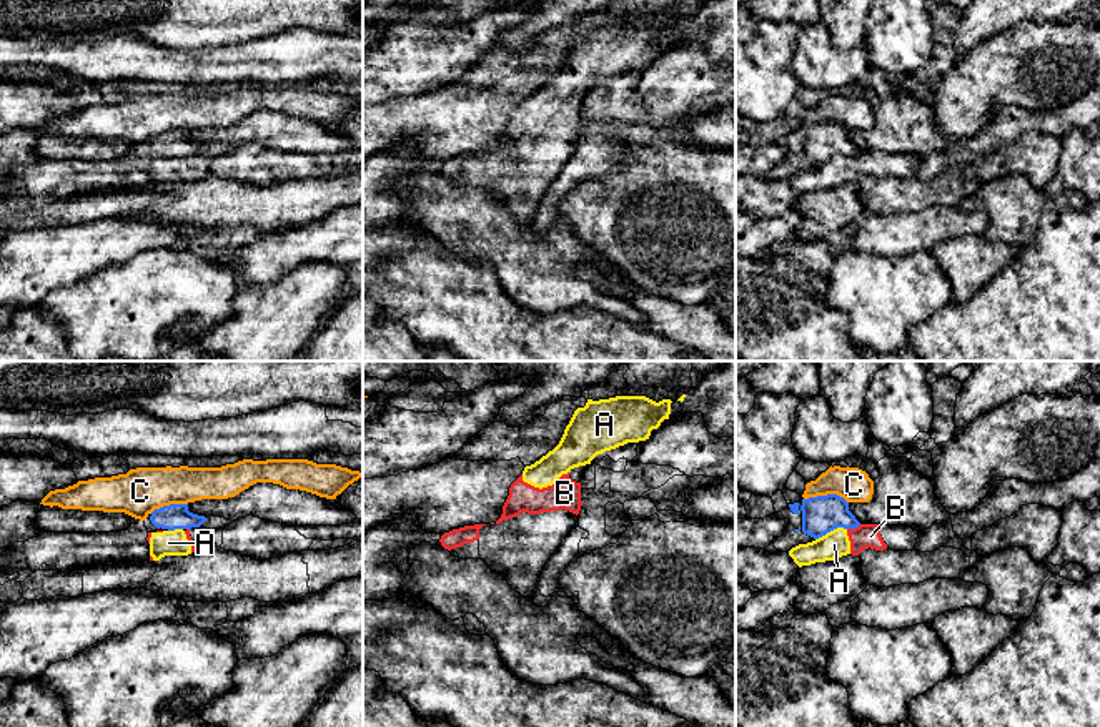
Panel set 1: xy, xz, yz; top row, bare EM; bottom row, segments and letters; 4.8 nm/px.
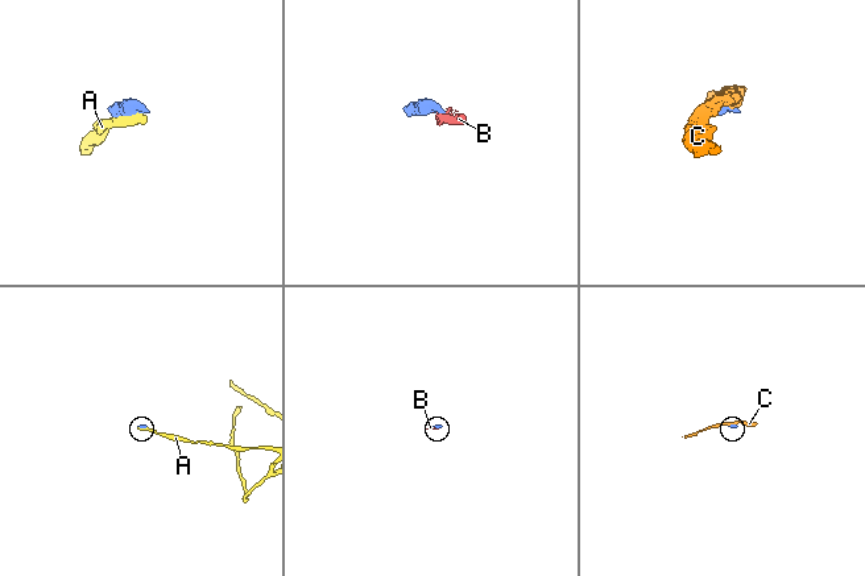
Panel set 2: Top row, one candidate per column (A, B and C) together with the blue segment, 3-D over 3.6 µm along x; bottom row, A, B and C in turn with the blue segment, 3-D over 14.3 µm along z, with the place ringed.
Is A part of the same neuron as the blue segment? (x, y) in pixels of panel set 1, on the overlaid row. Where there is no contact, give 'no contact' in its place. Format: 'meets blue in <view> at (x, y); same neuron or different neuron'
meets blue in yz at (831, 529); different neuron

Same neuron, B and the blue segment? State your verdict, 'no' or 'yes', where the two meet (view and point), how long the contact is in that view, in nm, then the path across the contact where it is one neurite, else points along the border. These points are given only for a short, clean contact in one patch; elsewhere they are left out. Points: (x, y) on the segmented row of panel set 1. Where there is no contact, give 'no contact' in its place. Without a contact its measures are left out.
no; contact yz (854, 528); length 80 nm; border yz (861, 524), (847, 529)

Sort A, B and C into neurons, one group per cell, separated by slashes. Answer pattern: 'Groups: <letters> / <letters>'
Groups: A B / C

